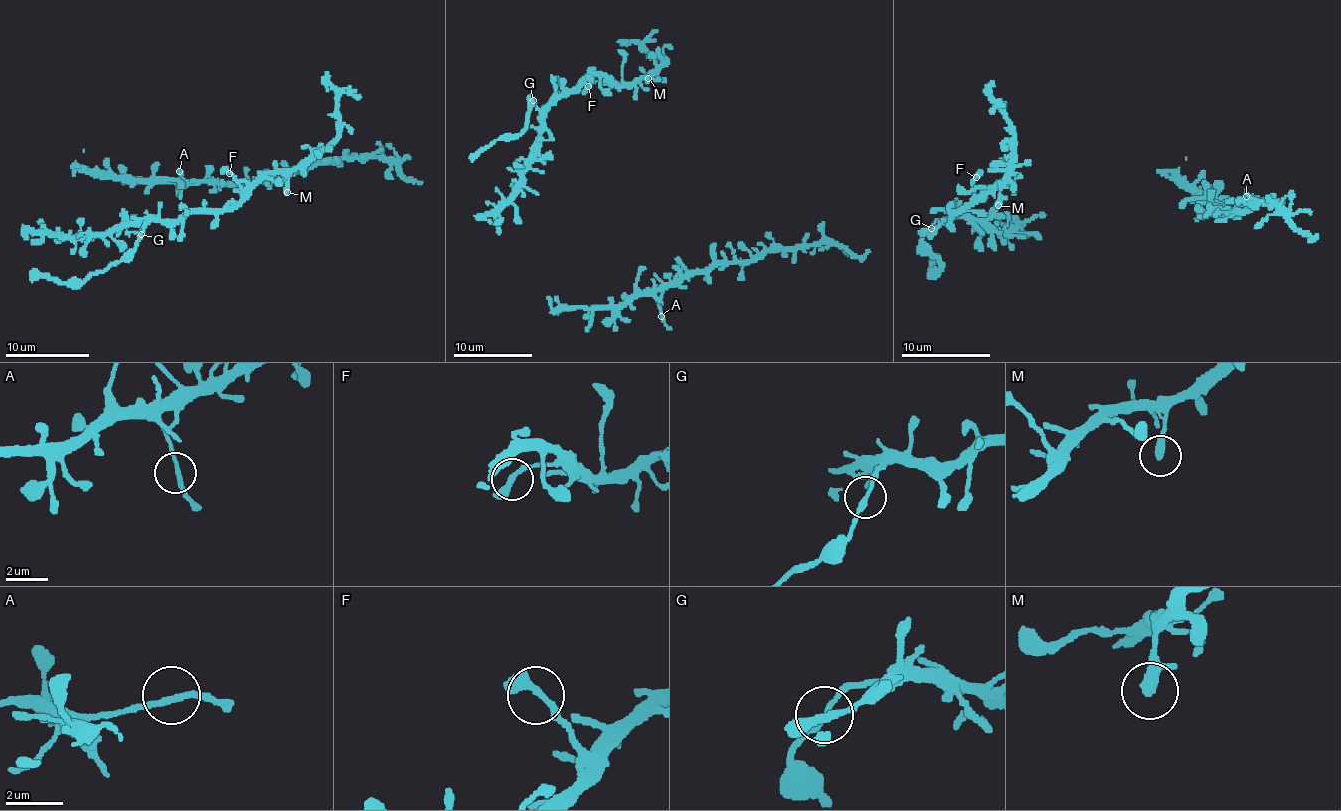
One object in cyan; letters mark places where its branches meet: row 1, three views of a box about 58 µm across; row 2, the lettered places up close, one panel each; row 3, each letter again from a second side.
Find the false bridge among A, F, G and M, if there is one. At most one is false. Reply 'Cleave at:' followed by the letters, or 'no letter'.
Cleave at: G

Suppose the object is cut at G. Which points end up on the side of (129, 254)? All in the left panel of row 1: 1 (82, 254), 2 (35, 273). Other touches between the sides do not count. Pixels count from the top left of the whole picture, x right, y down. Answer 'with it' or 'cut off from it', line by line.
1: cut off from it
2: with it

